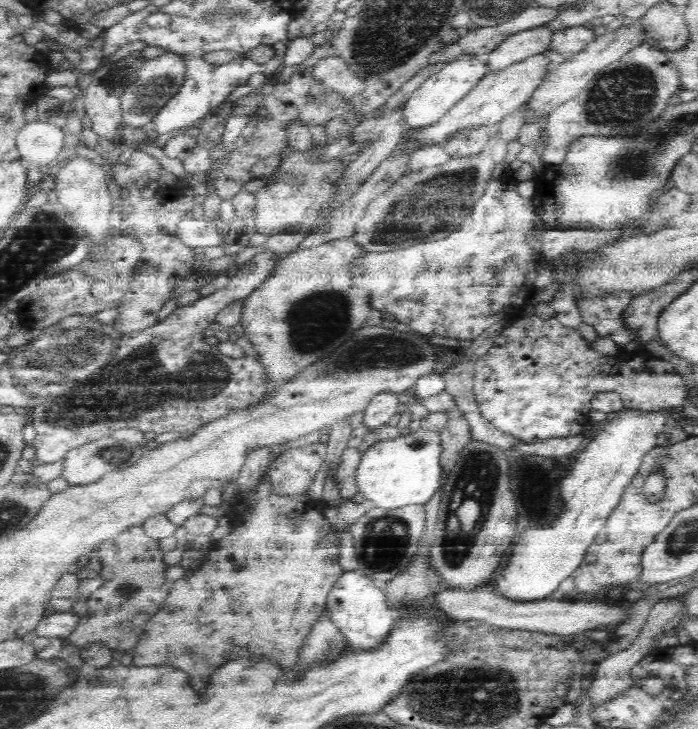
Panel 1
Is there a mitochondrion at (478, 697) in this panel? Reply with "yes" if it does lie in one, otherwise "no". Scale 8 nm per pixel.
yes

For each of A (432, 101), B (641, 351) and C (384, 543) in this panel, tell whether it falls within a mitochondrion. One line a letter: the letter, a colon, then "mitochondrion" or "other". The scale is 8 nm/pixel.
A: other
B: other
C: mitochondrion

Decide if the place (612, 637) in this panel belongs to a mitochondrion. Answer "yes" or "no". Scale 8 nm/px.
no

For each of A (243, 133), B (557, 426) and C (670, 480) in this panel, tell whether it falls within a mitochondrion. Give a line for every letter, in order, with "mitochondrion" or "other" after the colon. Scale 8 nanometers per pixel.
A: other
B: other
C: other

